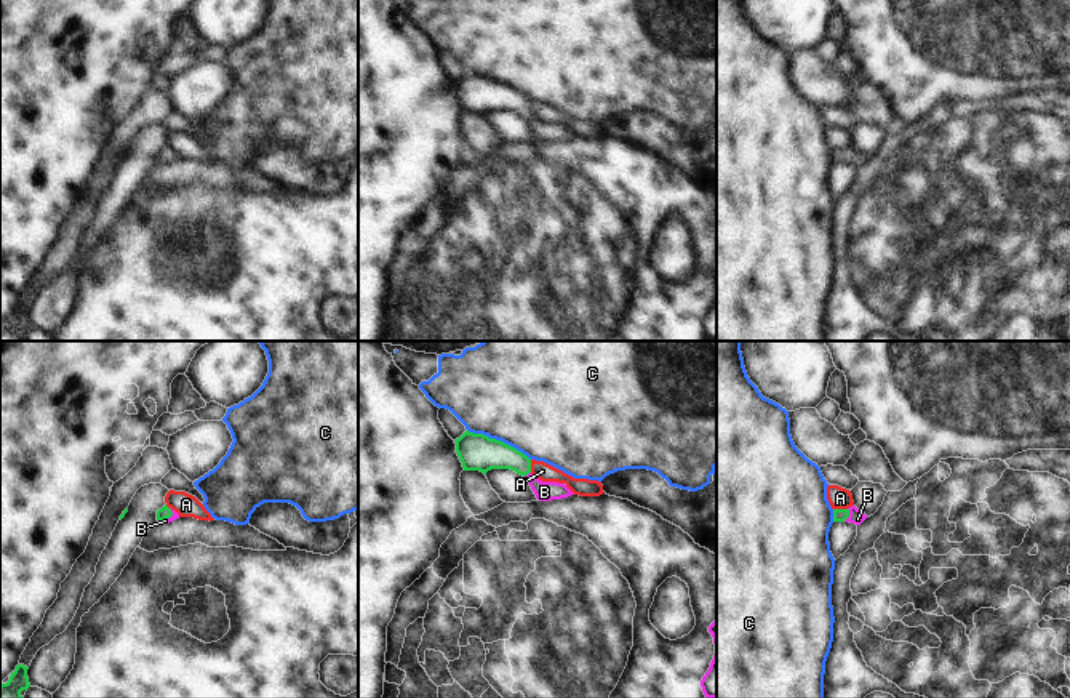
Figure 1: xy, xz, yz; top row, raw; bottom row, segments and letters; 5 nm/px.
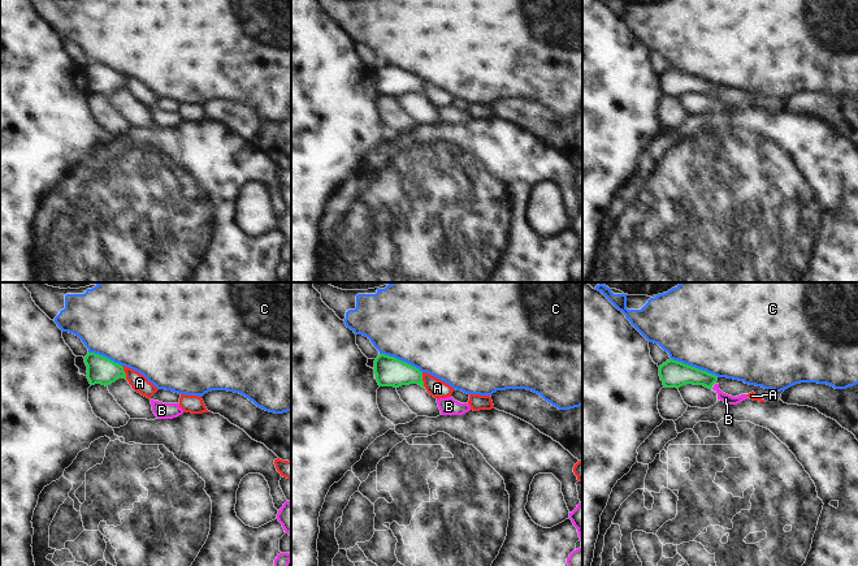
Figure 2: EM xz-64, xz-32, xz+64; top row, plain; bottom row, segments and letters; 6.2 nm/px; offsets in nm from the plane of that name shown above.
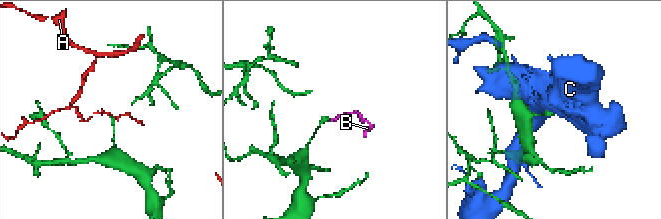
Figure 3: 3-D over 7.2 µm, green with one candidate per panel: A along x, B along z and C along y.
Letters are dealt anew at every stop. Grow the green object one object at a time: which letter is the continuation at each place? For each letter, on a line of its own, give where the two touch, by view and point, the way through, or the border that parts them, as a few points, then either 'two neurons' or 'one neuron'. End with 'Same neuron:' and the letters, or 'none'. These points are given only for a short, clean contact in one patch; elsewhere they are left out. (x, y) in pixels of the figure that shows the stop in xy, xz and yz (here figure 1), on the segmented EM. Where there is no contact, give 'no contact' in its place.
A: meets green in yz at (840, 509); border along yz (834, 508), (846, 509); two neurons
B: meets green in yz at (848, 514); runs through yz (838, 514), (848, 514), (856, 516); one neuron
C: meets green in xz at (499, 441); two neurons
Same neuron: B

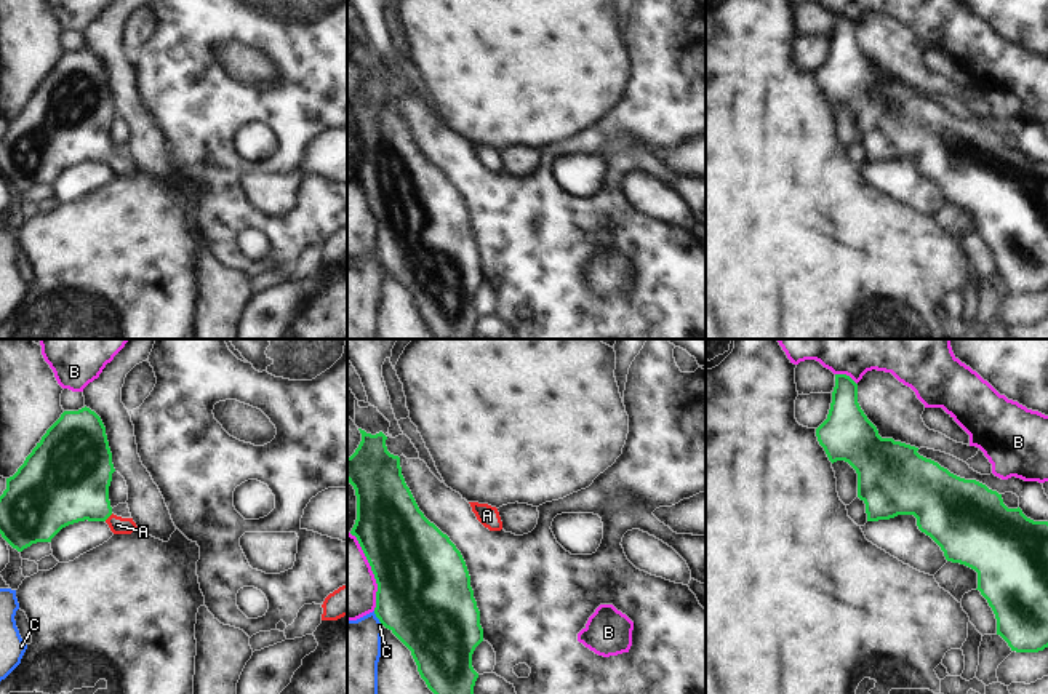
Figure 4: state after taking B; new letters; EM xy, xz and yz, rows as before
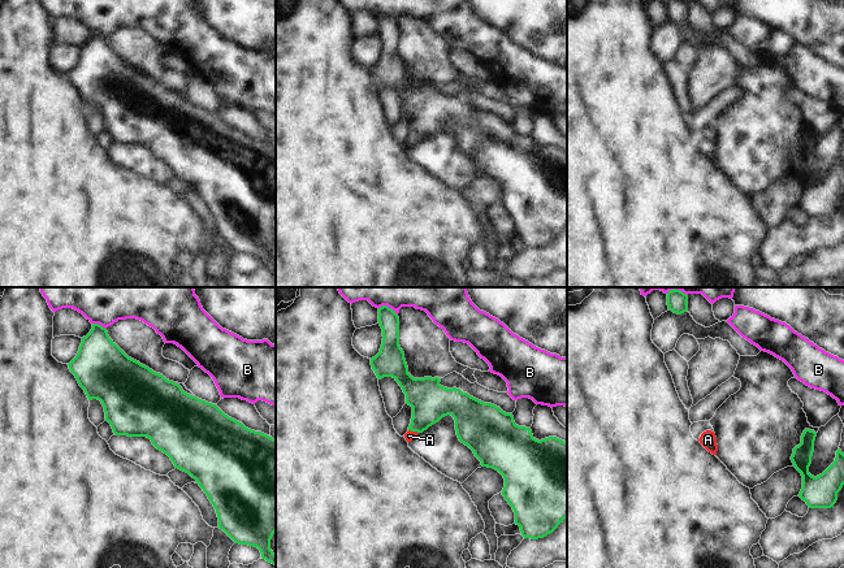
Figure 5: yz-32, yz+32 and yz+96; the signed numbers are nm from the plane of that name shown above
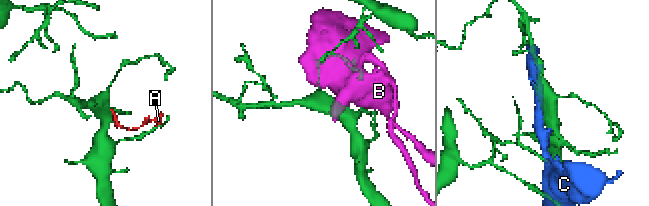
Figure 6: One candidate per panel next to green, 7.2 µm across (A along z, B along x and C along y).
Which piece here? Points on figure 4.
A: meets green in xy at (108, 517); runs through xy (71, 483), (108, 517), (117, 525); one neuron
B: meets green in yz at (845, 374); two neurons
C: meets green in xz at (376, 616); two neurons
Same neuron: A

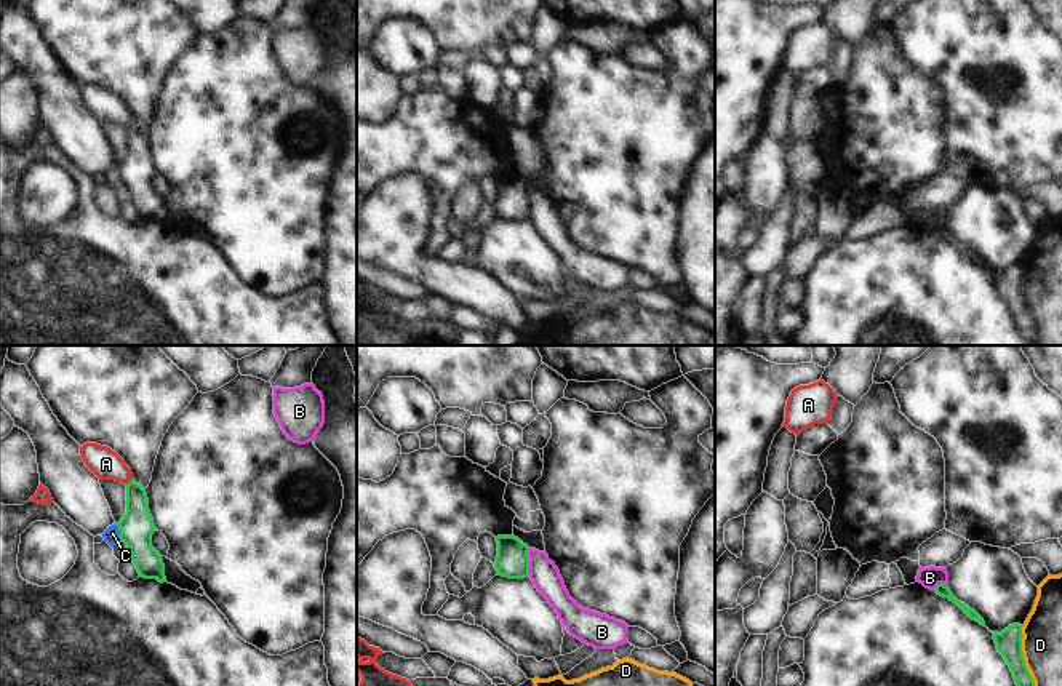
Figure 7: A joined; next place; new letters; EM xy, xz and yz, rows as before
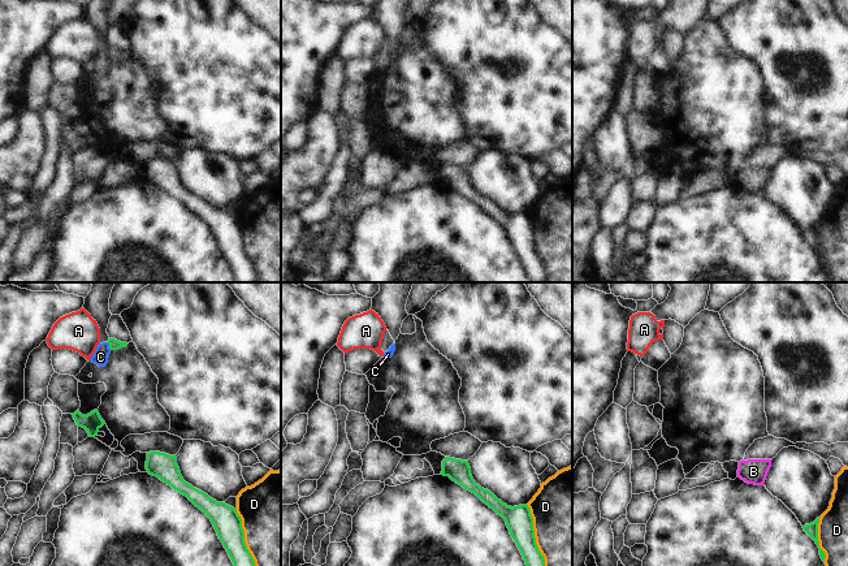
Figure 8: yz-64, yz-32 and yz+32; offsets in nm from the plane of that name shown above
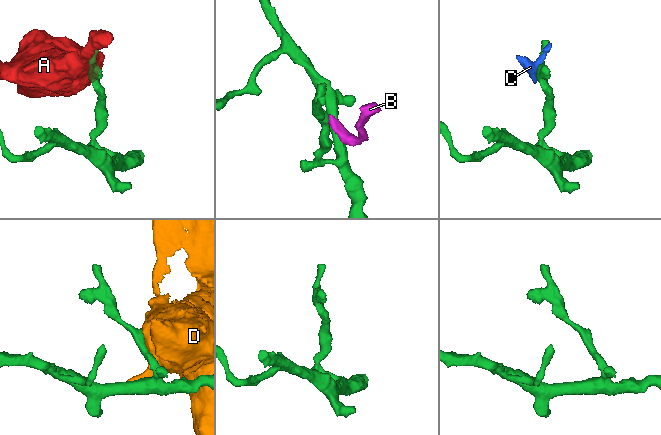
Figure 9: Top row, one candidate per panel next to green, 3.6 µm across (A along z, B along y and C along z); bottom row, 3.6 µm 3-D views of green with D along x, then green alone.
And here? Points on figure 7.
A: meets green in xy at (130, 482); two neurons
B: meets green in xz at (528, 562); border along xz (530, 549), (528, 574); two neurons
C: meets green in xy at (120, 531); two neurons
D: meets green in yz at (1022, 656); two neurons
Same neuron: none

